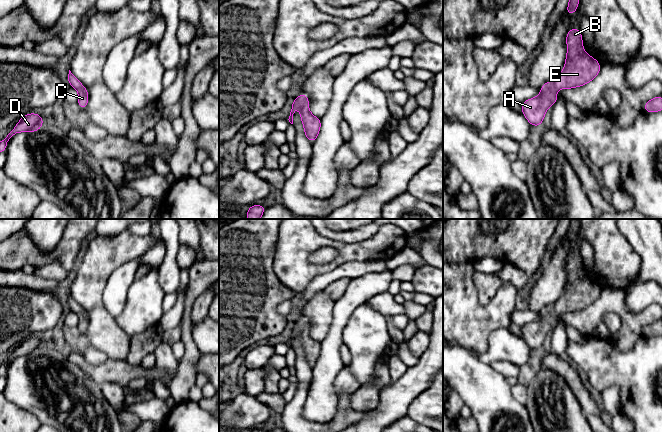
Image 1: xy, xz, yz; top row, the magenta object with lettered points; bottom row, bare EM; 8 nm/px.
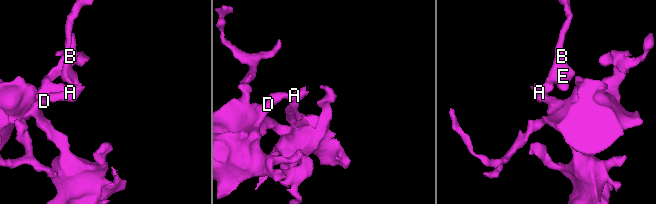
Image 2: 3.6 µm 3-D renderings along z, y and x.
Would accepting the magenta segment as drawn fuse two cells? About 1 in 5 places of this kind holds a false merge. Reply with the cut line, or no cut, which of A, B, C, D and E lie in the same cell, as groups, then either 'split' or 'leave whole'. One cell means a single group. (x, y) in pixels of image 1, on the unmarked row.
cut none; groups A B C D E; leave whole

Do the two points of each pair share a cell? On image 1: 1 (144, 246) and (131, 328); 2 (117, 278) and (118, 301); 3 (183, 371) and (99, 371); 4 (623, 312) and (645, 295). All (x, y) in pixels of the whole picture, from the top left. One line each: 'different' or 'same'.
1: different
2: same
3: different
4: different

